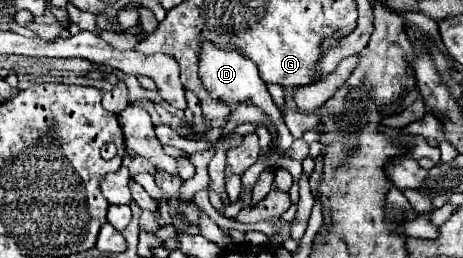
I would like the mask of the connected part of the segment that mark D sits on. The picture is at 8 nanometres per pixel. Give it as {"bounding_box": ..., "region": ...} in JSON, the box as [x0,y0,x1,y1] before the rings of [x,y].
{"bounding_box":[200,42,302,218],"region":[[[202,42],[202,54],[200,54],[200,80],[204,84],[204,88],[208,90],[210,98],[214,100],[220,100],[224,104],[230,106],[230,110],[234,110],[234,104],[240,104],[240,102],[246,102],[246,104],[254,104],[258,108],[262,108],[262,112],[266,112],[266,116],[270,116],[270,122],[276,126],[276,132],[278,132],[278,140],[276,140],[276,146],[278,146],[278,156],[276,158],[270,158],[270,160],[258,159],[255,164],[248,168],[241,176],[242,189],[237,202],[233,205],[224,207],[224,215],[227,218],[235,218],[242,209],[241,196],[247,189],[253,190],[261,172],[263,172],[268,164],[280,168],[286,169],[293,177],[293,185],[289,189],[289,195],[291,202],[295,203],[299,200],[299,179],[302,173],[302,163],[296,160],[288,160],[288,156],[284,154],[290,144],[294,142],[292,134],[288,132],[286,124],[282,124],[282,114],[278,112],[276,104],[272,102],[270,98],[270,92],[266,88],[266,82],[260,78],[258,74],[258,68],[246,60],[244,56],[238,56],[236,50],[220,50],[218,46],[214,46],[212,42]]]}

